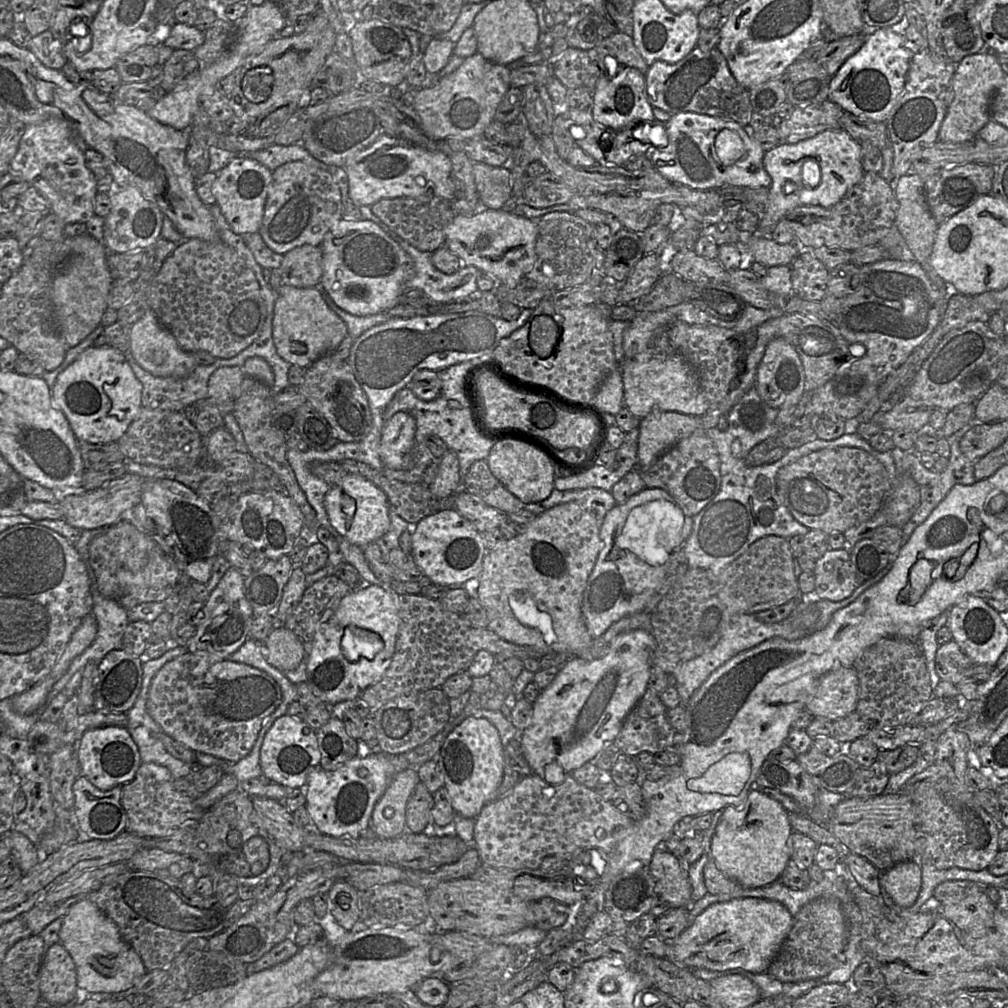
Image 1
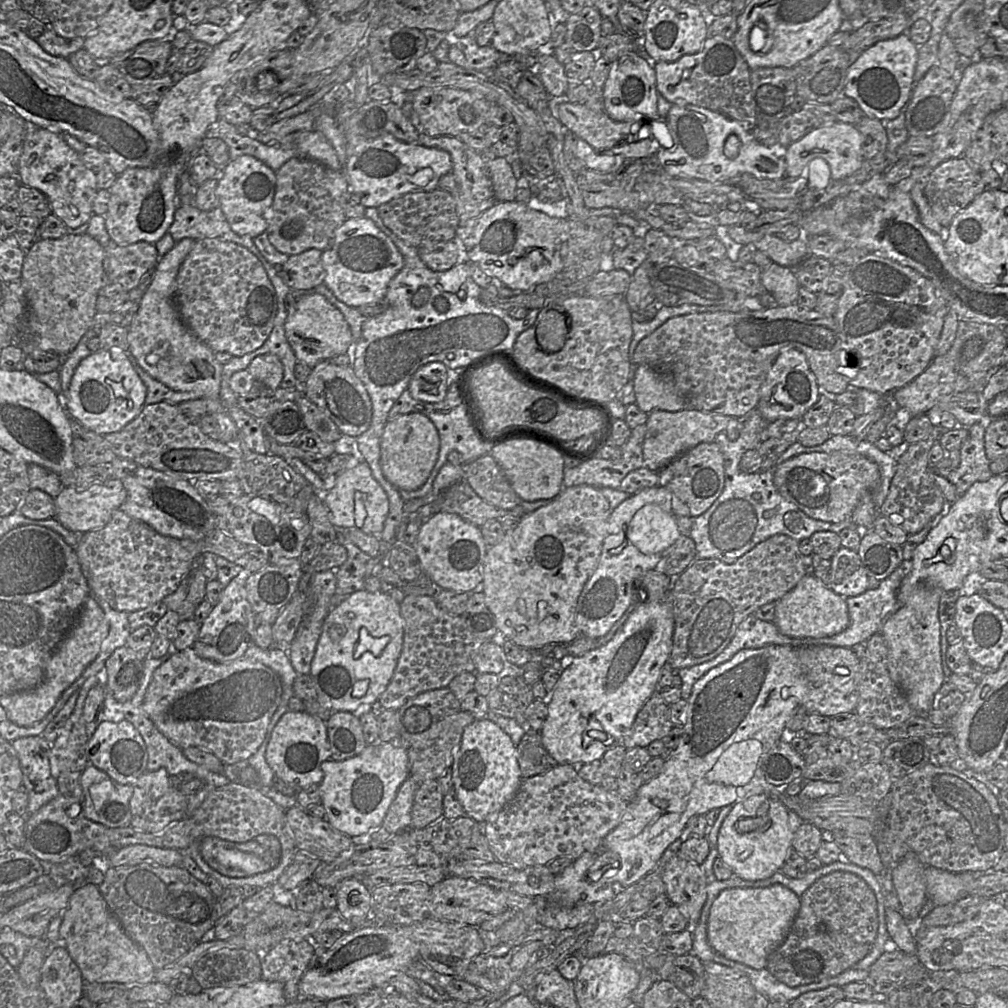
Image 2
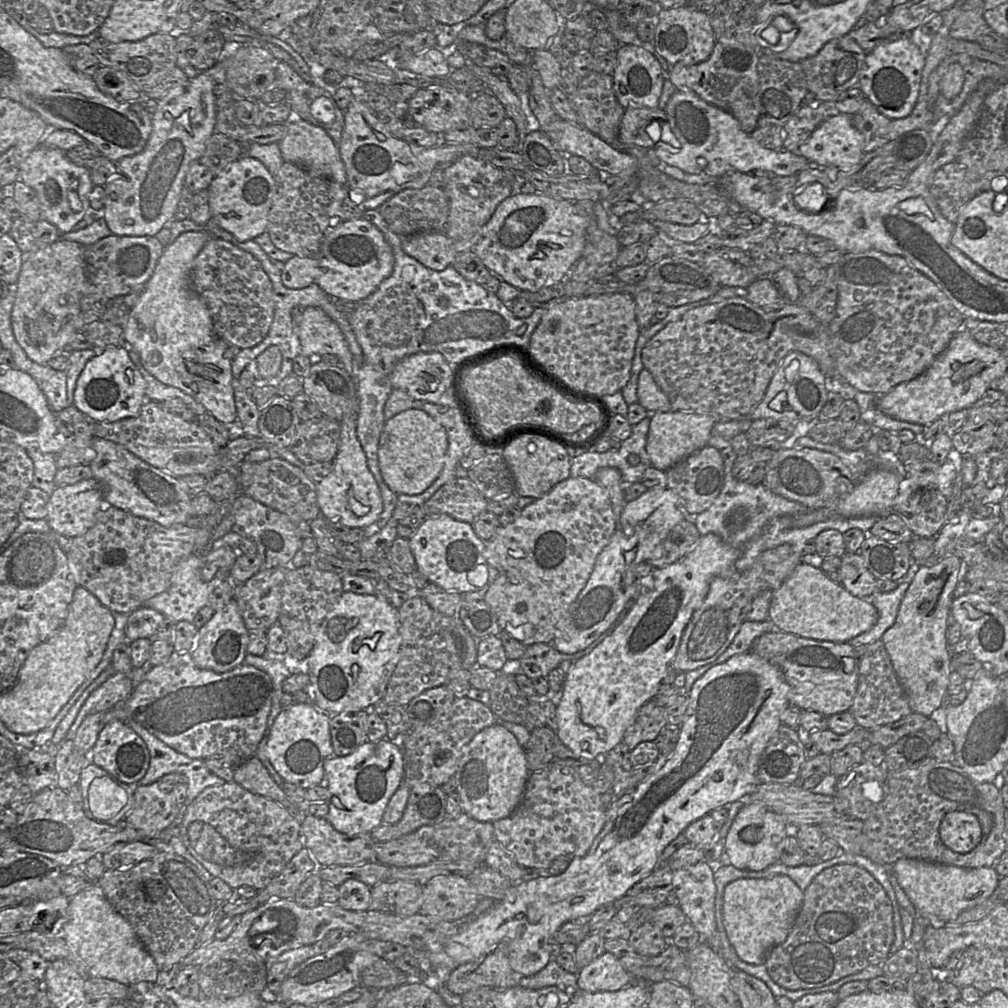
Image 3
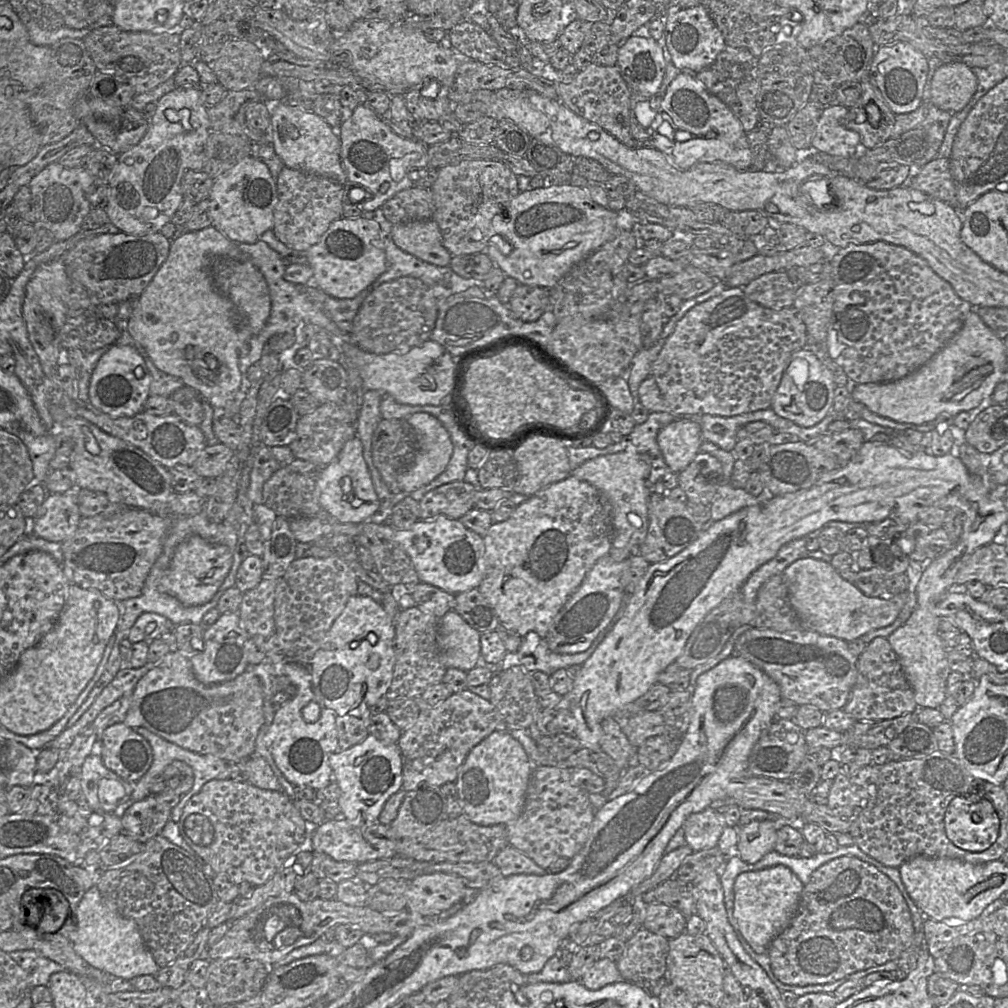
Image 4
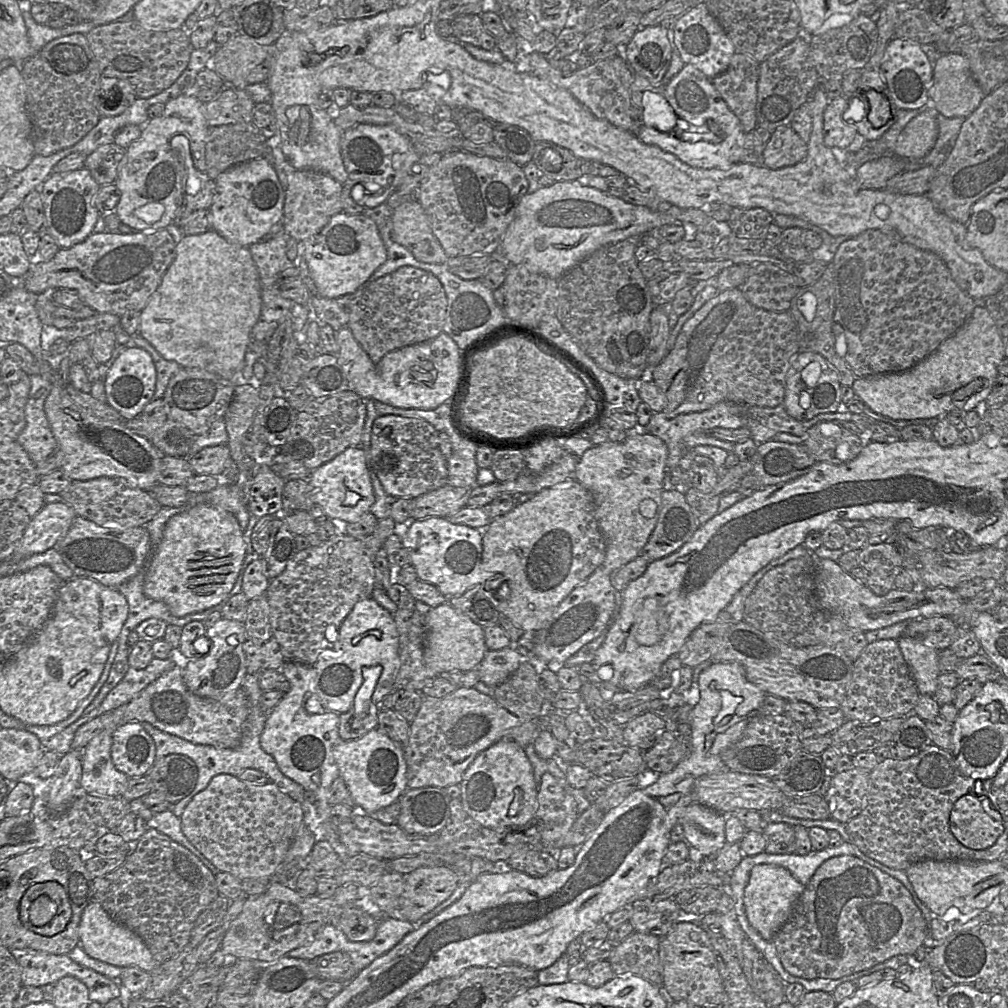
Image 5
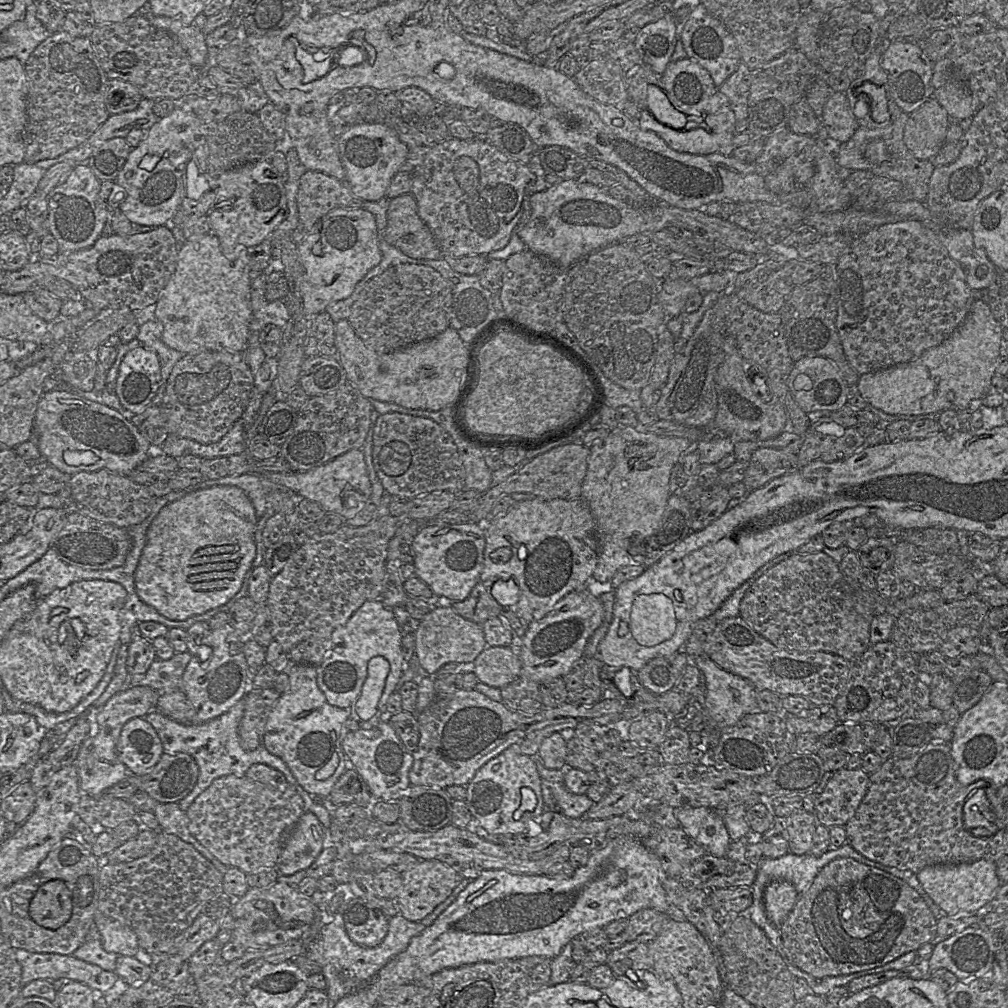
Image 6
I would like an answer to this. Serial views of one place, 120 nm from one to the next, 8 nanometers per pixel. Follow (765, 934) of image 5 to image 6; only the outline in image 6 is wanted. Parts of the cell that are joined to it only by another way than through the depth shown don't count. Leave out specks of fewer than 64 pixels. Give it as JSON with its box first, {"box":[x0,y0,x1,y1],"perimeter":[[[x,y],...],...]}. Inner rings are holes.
{"box":[764,880,799,927],"perimeter":[[[776,880],[769,883],[764,890],[764,906],[767,918],[780,927],[795,906],[799,893],[786,881]]]}

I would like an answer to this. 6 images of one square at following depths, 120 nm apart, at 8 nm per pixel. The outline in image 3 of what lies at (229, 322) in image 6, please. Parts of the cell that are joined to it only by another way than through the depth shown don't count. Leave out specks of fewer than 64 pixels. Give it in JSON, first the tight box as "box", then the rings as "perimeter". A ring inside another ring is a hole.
{"box":[122,231,237,425],"perimeter":[[[188,231],[180,234],[171,245],[164,248],[151,278],[142,289],[136,304],[130,309],[128,320],[122,328],[125,341],[132,345],[143,367],[152,376],[163,384],[176,387],[192,396],[218,421],[228,425],[237,420],[231,360],[225,357],[229,345],[215,333],[209,310],[190,283],[194,259],[211,237],[213,236],[205,231]]]}

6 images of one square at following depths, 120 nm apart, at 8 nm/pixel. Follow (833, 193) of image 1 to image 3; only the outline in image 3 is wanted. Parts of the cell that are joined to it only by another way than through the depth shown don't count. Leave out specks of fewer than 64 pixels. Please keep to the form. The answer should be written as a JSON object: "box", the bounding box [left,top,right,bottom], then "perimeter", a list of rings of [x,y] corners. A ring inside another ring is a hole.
{"box":[797,113,863,169],"perimeter":[[[843,113],[826,118],[797,150],[819,167],[850,169],[863,157],[863,135]]]}

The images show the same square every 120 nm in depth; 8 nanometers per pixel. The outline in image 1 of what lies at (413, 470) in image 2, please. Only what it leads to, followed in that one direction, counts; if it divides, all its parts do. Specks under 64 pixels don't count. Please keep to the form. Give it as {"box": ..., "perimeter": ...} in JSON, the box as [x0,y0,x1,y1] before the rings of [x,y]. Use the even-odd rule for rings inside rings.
{"box":[379,411,415,470],"perimeter":[[[399,411],[384,423],[379,446],[384,467],[395,470],[412,468],[415,432],[415,419],[407,412]]]}

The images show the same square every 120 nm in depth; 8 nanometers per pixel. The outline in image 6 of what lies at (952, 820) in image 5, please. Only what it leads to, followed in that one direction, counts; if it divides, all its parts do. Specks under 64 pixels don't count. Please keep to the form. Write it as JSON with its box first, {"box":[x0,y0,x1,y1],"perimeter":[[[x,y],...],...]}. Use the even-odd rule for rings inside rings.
{"box":[963,788,997,837],"perimeter":[[[984,788],[973,789],[969,793],[963,806],[963,823],[975,837],[989,837],[997,832],[996,816]]]}

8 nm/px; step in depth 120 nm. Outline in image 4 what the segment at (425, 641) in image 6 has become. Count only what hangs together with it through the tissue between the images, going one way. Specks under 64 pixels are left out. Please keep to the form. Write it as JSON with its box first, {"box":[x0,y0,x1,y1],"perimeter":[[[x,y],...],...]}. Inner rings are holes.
{"box":[438,609,481,671],"perimeter":[[[454,609],[439,619],[438,642],[447,668],[469,671],[481,662],[481,633]]]}

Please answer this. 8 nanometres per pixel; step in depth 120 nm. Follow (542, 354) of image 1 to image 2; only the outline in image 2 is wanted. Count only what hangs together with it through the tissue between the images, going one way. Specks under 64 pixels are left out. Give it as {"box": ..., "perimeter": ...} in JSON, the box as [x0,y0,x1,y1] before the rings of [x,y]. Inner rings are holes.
{"box":[536,310,568,353],"perimeter":[[[555,310],[547,311],[536,326],[536,340],[545,353],[558,352],[568,337],[566,318]]]}

